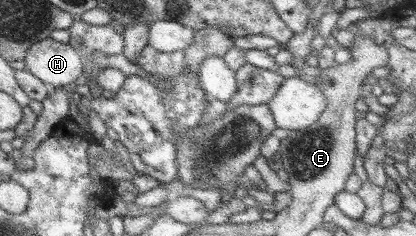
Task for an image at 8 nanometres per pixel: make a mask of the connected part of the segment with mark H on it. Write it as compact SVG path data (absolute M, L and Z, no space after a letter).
M44 39L29 47L25 70L55 89L78 83L83 77L82 57L69 44Z

